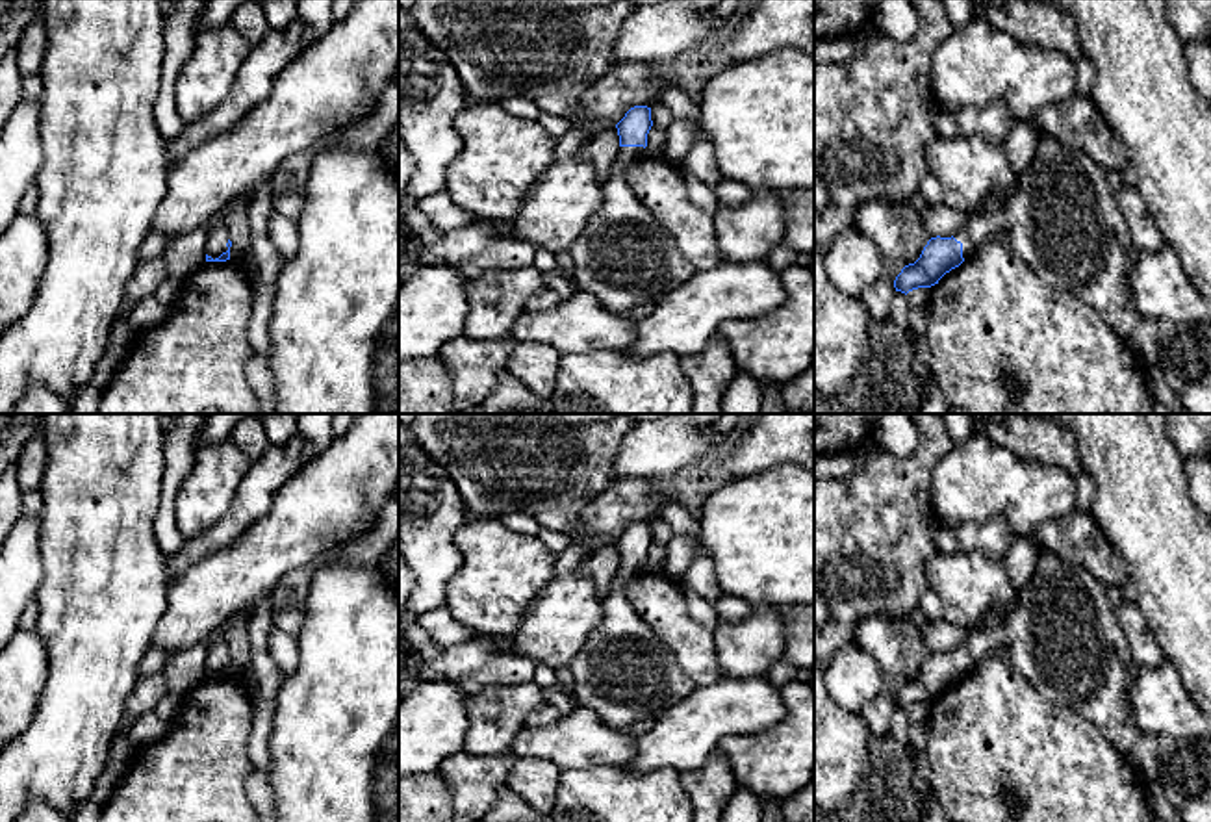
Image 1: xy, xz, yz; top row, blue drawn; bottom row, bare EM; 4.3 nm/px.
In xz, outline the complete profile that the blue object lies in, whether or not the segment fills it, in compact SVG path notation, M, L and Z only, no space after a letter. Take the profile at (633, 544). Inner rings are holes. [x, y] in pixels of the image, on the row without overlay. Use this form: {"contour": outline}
{"contour": "M647 521L631 523L616 540L619 568L605 599L603 623L569 664L575 677L571 694L575 705L590 709L606 727L631 737L647 733L671 705L697 688L677 664L671 649L634 614L625 597L627 583L645 572L651 542L651 523Z"}

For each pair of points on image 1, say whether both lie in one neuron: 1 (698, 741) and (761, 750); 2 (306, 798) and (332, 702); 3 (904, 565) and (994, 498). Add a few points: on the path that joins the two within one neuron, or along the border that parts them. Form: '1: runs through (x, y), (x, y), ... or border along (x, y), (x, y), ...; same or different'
1: border along (761, 732), (731, 733), (716, 750); different
2: runs through (331, 774), (332, 726); same
3: border along (931, 481), (931, 509), (941, 524); different

